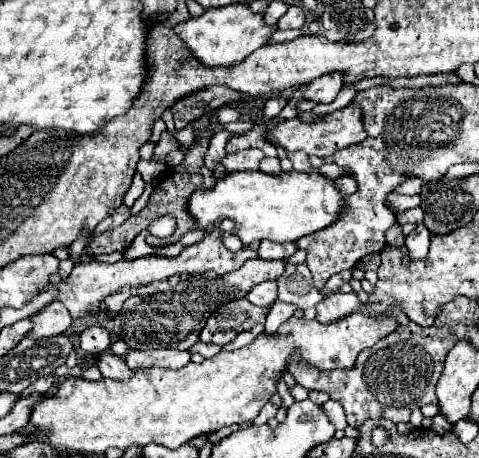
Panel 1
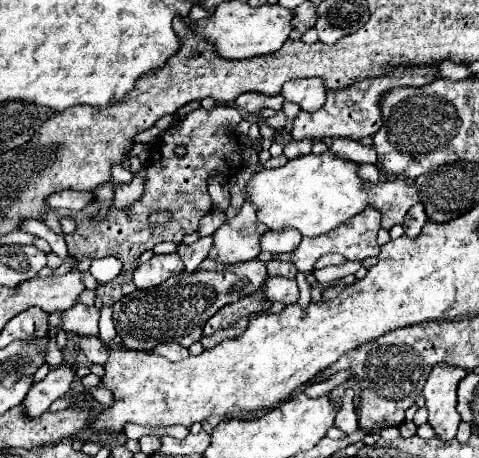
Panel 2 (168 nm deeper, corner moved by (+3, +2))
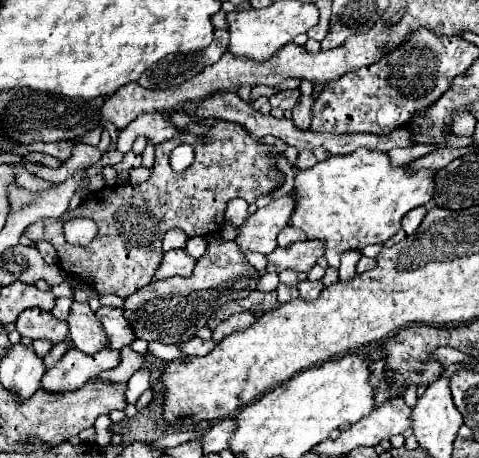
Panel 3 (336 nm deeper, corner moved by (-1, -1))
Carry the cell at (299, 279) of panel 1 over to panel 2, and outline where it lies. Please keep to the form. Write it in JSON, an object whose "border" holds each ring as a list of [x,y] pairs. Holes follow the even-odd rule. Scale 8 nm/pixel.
{"border":[[[276,259],[268,261],[266,267],[268,267],[268,275],[282,275],[282,277],[288,277],[288,279],[296,279],[296,273],[298,273],[298,269],[292,263],[276,261]]]}

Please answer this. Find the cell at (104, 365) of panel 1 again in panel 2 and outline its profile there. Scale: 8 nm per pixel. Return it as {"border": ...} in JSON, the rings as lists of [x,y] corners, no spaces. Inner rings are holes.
{"border":[[[80,337],[80,349],[84,351],[86,359],[90,363],[98,363],[98,365],[106,365],[108,361],[108,347],[96,339],[96,337]]]}

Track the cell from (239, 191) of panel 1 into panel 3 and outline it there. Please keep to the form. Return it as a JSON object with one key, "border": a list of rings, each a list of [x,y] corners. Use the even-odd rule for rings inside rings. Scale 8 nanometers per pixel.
{"border":[[[358,148],[346,156],[330,156],[316,166],[298,172],[294,184],[296,210],[292,214],[292,226],[306,232],[308,240],[324,242],[325,258],[332,268],[339,268],[340,254],[346,250],[362,250],[368,244],[384,244],[400,230],[400,220],[412,208],[424,206],[432,200],[434,194],[434,170],[416,170],[408,172],[408,164],[394,166],[386,152]]]}

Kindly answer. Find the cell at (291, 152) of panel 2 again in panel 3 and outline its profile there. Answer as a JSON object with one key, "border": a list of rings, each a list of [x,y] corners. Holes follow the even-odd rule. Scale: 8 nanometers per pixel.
{"border":[[[302,150],[300,156],[298,156],[298,160],[296,160],[296,168],[306,170],[306,168],[312,168],[316,162],[318,162],[318,160],[316,160],[316,156],[314,156],[310,150]]]}

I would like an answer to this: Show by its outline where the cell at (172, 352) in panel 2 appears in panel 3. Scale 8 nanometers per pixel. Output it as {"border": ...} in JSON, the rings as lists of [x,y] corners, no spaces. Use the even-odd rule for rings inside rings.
{"border":[[[192,338],[190,342],[180,346],[182,352],[186,352],[188,356],[204,356],[208,352],[212,352],[214,348],[214,340],[200,340],[200,338]]]}

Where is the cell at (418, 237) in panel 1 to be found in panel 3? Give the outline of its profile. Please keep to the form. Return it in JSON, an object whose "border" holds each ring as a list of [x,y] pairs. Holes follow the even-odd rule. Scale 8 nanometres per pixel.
{"border":[[[416,208],[416,210],[408,212],[408,216],[404,216],[404,220],[402,220],[402,230],[406,234],[414,234],[424,216],[426,216],[426,208]]]}

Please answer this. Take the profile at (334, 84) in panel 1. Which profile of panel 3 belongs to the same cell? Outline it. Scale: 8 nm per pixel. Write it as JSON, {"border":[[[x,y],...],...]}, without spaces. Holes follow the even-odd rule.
{"border":[[[302,82],[302,86],[300,86],[300,92],[302,92],[302,96],[300,96],[300,102],[294,106],[294,110],[292,110],[292,122],[294,122],[294,126],[296,128],[300,128],[300,130],[308,130],[310,128],[310,120],[312,120],[312,114],[310,114],[310,108],[312,108],[312,90],[314,90],[314,86],[310,84],[310,82]]]}

